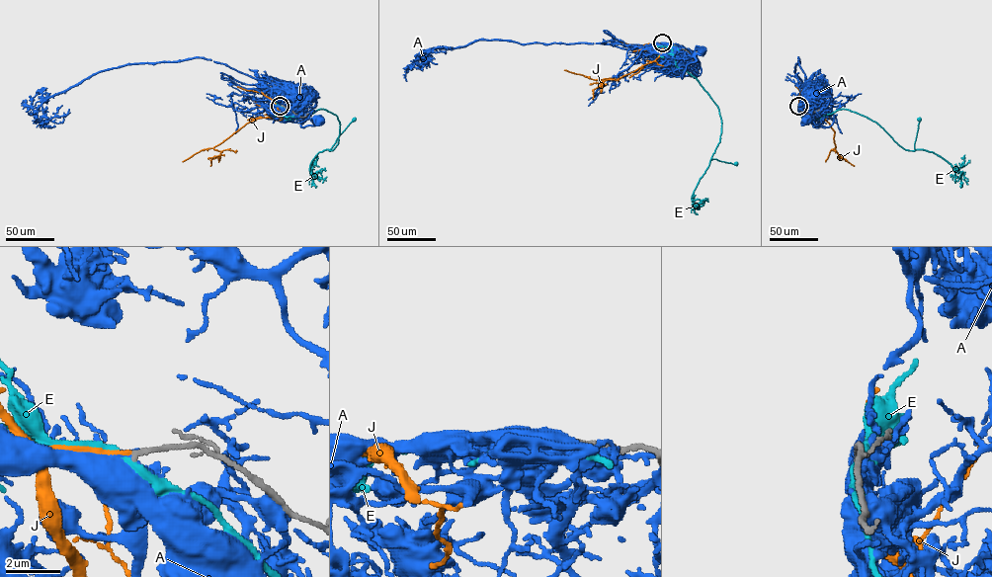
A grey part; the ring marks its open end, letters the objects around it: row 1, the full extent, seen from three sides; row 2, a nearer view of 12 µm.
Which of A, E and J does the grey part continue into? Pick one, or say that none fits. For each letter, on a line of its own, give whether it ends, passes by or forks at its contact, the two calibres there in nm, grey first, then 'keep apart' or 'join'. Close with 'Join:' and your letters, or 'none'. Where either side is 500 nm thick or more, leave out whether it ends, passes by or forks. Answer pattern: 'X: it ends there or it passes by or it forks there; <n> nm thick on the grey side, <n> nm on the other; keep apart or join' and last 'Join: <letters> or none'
A: it forks there; 160 nm thick on the grey side, 400 nm on the other; keep apart
E: it passes by; 140 nm thick on the grey side, 240 nm on the other; keep apart
J: it ends there; 160 nm thick on the grey side, 140 nm on the other; join
Join: J

